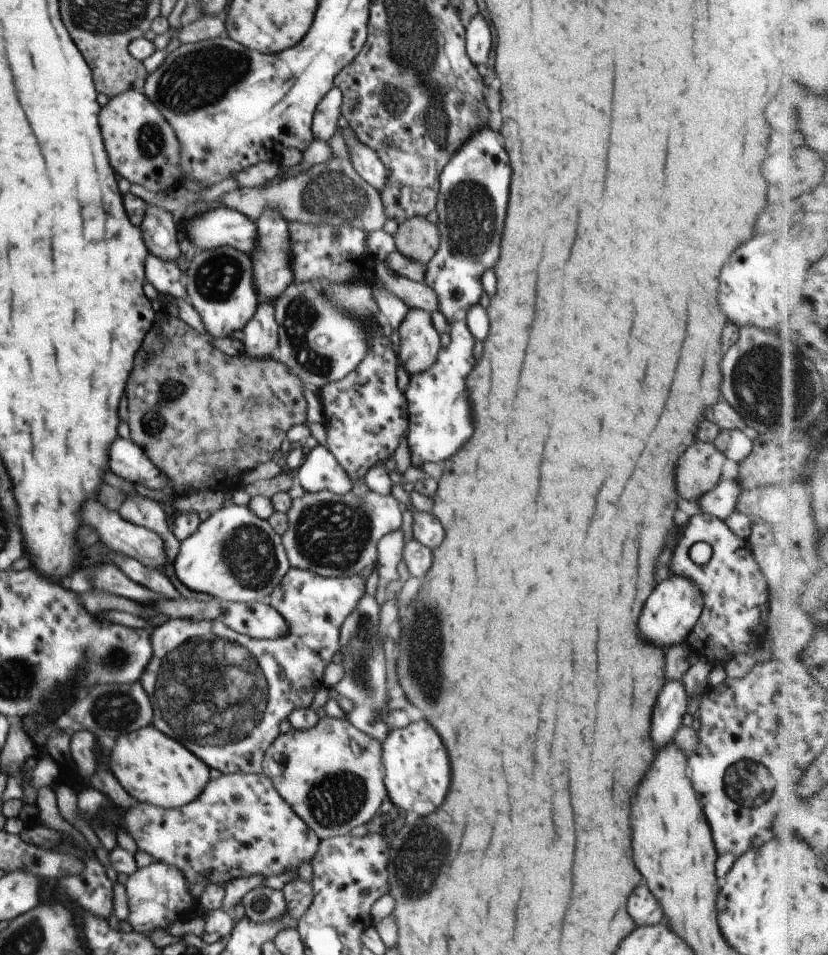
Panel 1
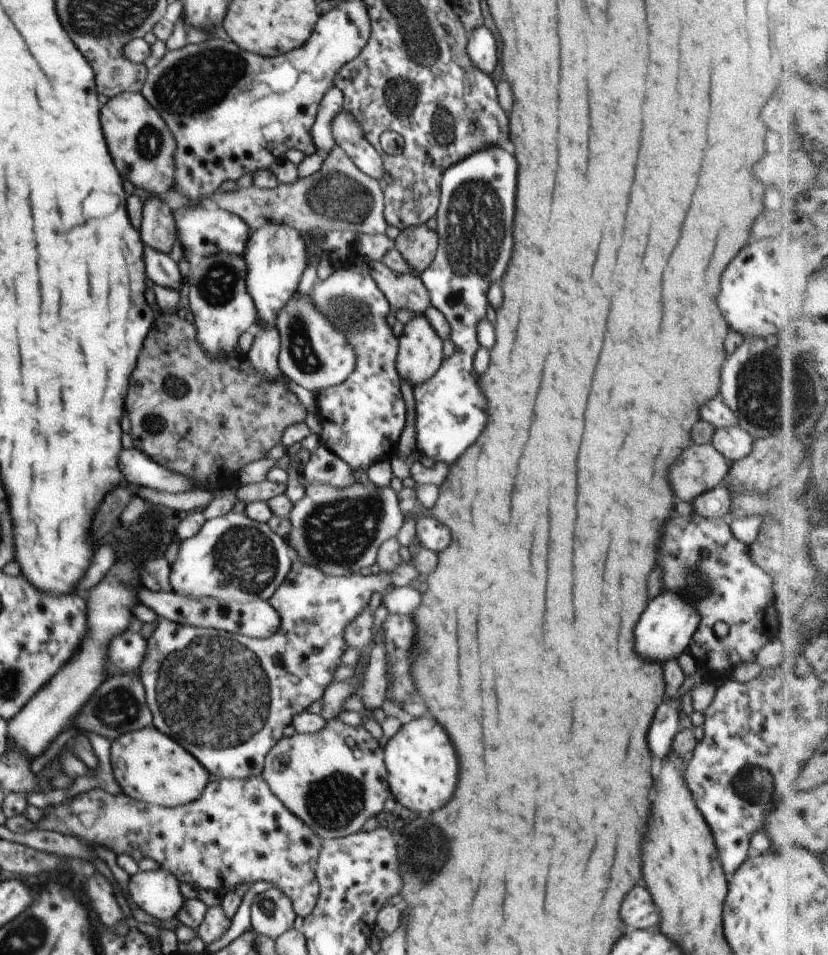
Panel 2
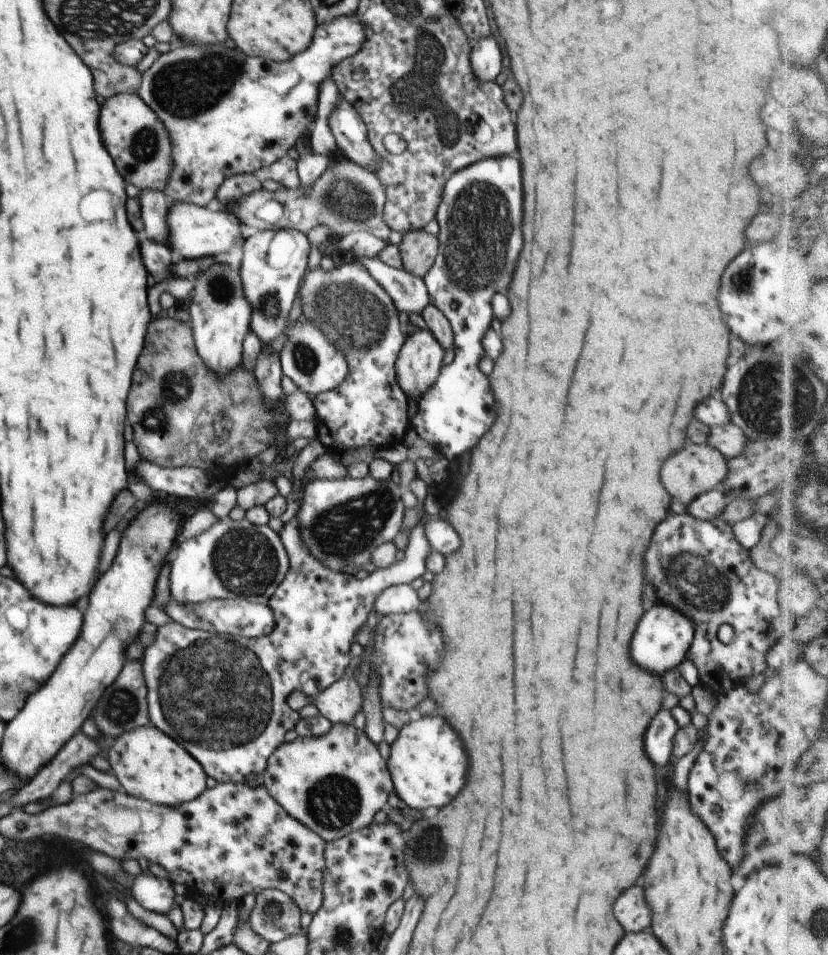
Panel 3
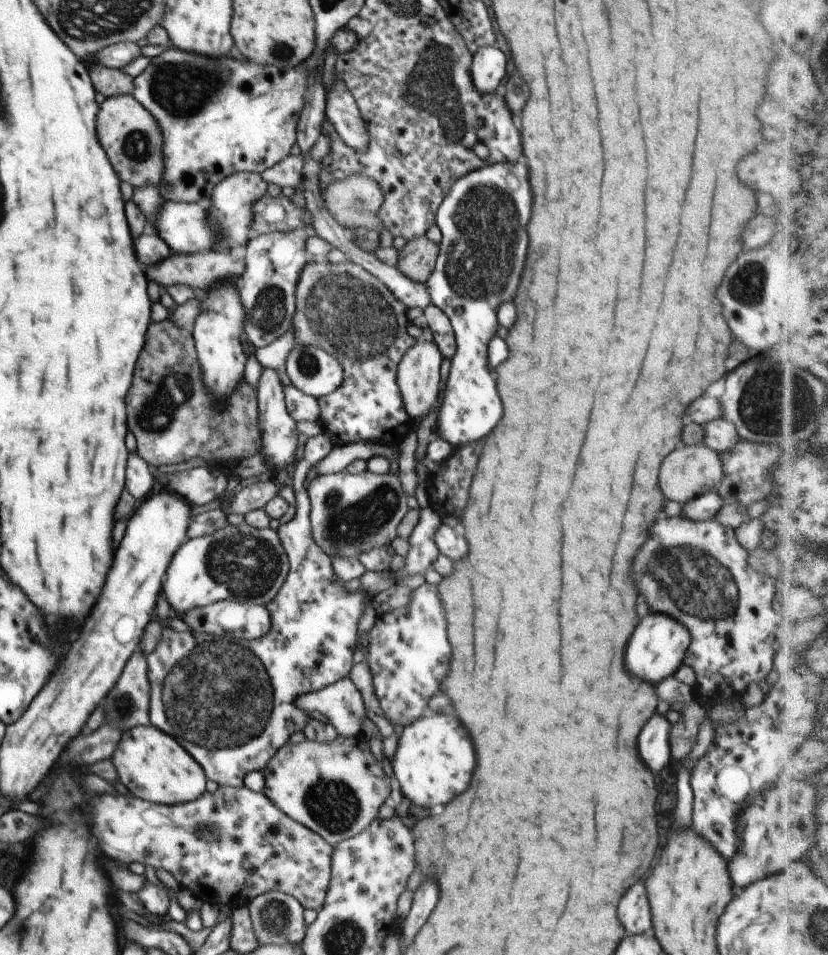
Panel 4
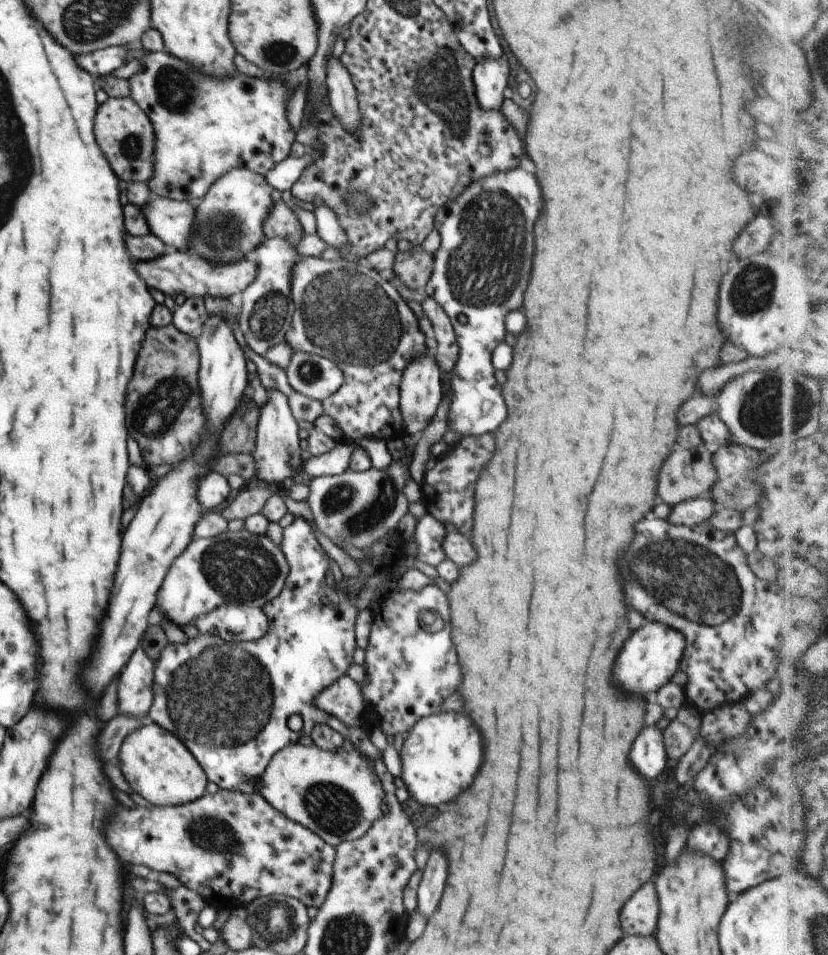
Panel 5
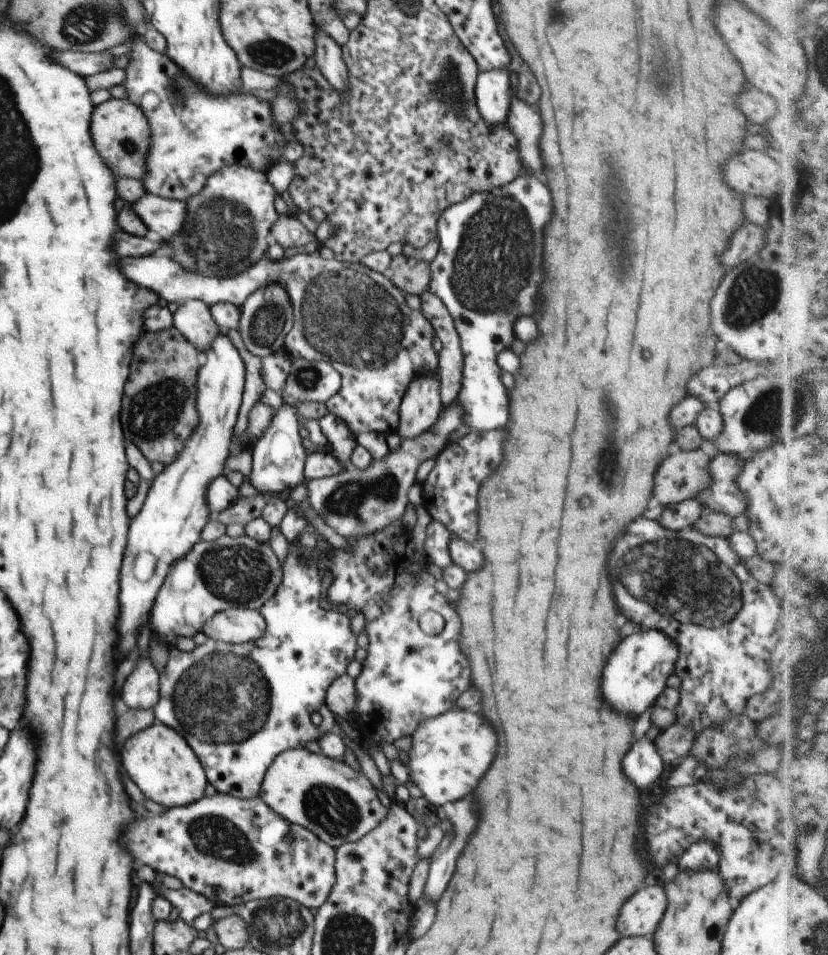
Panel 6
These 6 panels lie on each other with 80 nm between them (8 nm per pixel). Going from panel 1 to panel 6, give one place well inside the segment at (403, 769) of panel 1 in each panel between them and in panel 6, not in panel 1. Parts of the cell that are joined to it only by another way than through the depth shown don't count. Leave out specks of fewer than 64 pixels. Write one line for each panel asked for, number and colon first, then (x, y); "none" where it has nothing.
2: (422, 765)
3: (427, 763)
4: (434, 760)
5: (443, 752)
6: (450, 753)

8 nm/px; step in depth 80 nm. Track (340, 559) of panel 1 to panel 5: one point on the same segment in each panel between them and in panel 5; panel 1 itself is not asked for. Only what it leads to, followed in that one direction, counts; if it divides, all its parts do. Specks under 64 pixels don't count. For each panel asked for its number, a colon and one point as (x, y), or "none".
2: (339, 530)
3: (343, 521)
4: (351, 514)
5: (360, 507)

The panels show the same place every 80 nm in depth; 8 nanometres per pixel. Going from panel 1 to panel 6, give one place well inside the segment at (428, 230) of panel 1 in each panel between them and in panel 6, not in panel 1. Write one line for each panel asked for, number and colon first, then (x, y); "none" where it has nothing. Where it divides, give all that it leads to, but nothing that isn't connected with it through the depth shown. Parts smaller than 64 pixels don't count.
2: (418, 245)
3: (418, 249)
4: (417, 258)
5: (413, 268)
6: (412, 275)

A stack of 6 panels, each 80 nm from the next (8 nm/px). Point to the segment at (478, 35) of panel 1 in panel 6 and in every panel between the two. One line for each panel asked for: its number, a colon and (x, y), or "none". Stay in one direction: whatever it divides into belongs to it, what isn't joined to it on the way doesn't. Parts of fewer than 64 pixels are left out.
2: (481, 48)
3: (485, 56)
4: (488, 68)
5: (490, 79)
6: (492, 89)

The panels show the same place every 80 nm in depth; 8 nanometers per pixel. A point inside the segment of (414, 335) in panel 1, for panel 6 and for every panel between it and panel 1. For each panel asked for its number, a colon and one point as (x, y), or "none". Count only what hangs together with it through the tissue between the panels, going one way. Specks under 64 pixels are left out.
2: (420, 354)
3: (419, 362)
4: (418, 377)
5: (421, 391)
6: (420, 408)

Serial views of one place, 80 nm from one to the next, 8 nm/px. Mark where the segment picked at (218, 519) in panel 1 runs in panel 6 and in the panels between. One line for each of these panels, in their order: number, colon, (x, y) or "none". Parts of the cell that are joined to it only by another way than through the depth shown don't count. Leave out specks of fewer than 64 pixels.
2: (233, 558)
3: (234, 559)
4: (242, 563)
5: (240, 567)
6: (214, 576)

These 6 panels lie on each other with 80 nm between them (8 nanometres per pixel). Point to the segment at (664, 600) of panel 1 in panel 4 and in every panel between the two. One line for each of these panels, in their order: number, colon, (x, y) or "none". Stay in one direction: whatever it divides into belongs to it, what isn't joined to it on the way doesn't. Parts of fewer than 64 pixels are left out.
2: (664, 632)
3: (664, 636)
4: (658, 647)

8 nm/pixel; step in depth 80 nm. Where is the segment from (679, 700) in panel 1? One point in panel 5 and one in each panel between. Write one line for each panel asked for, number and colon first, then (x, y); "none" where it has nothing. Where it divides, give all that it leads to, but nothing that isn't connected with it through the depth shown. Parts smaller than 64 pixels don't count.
2: (666, 724)
3: (659, 739)
4: (653, 743)
5: (648, 755)

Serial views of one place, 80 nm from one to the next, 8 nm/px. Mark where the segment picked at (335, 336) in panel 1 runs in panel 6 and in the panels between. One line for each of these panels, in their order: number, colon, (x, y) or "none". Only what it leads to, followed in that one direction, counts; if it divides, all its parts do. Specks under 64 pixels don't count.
2: (314, 354)
3: (312, 360)
4: (316, 372)
5: (316, 377)
6: (316, 381)

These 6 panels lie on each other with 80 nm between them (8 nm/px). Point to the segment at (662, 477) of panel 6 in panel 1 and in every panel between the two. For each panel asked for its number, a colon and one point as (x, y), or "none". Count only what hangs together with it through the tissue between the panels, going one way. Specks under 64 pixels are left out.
1: (702, 464)
2: (701, 468)
3: (688, 474)
4: (689, 472)
5: (687, 474)

